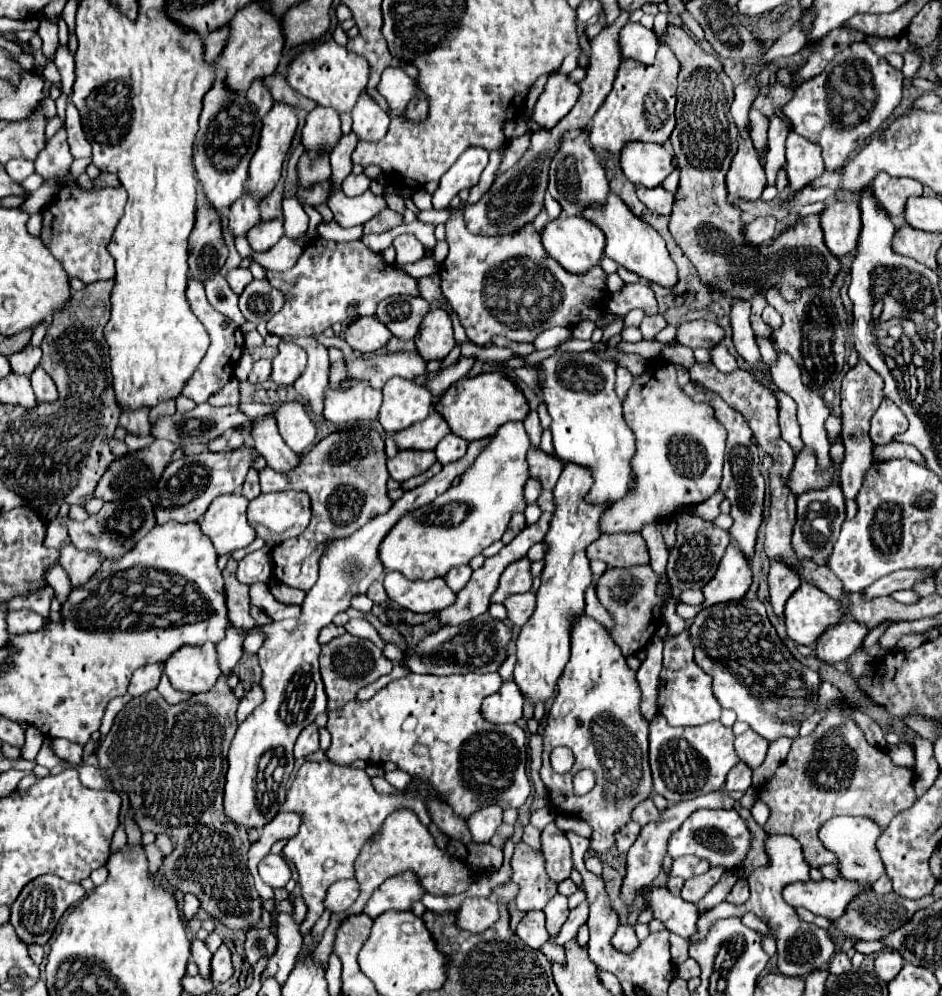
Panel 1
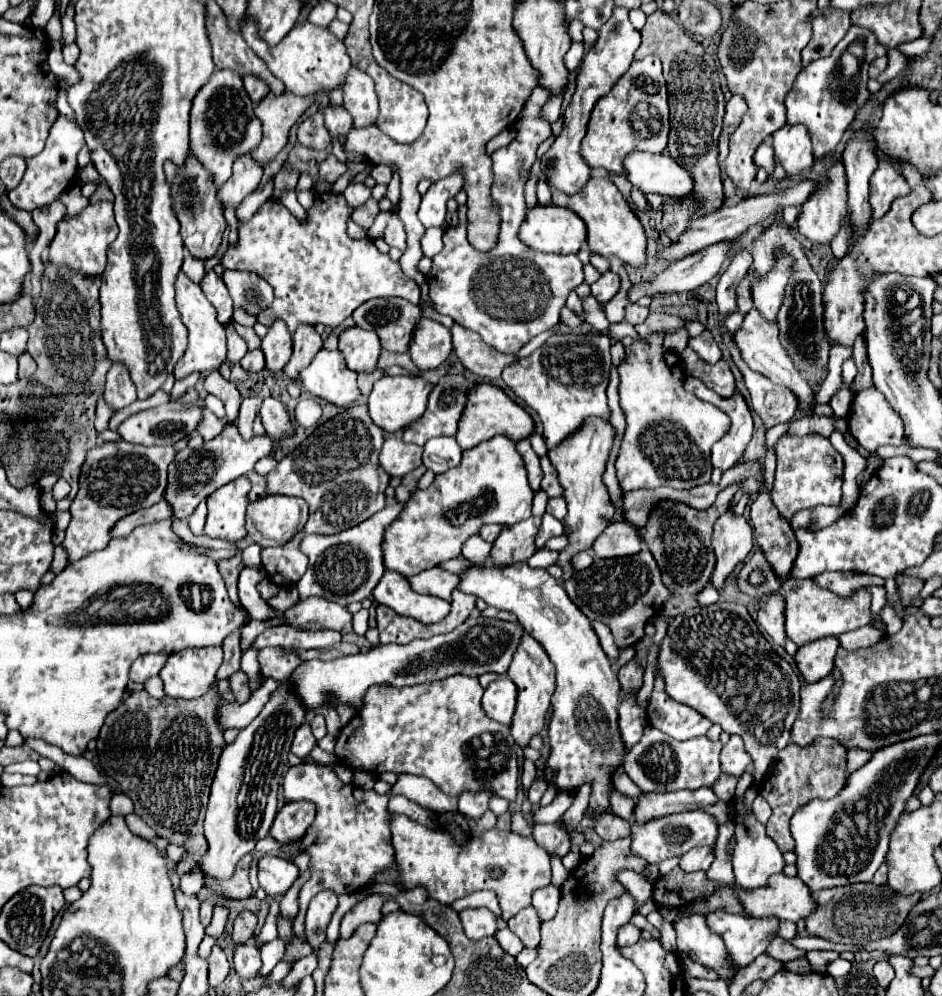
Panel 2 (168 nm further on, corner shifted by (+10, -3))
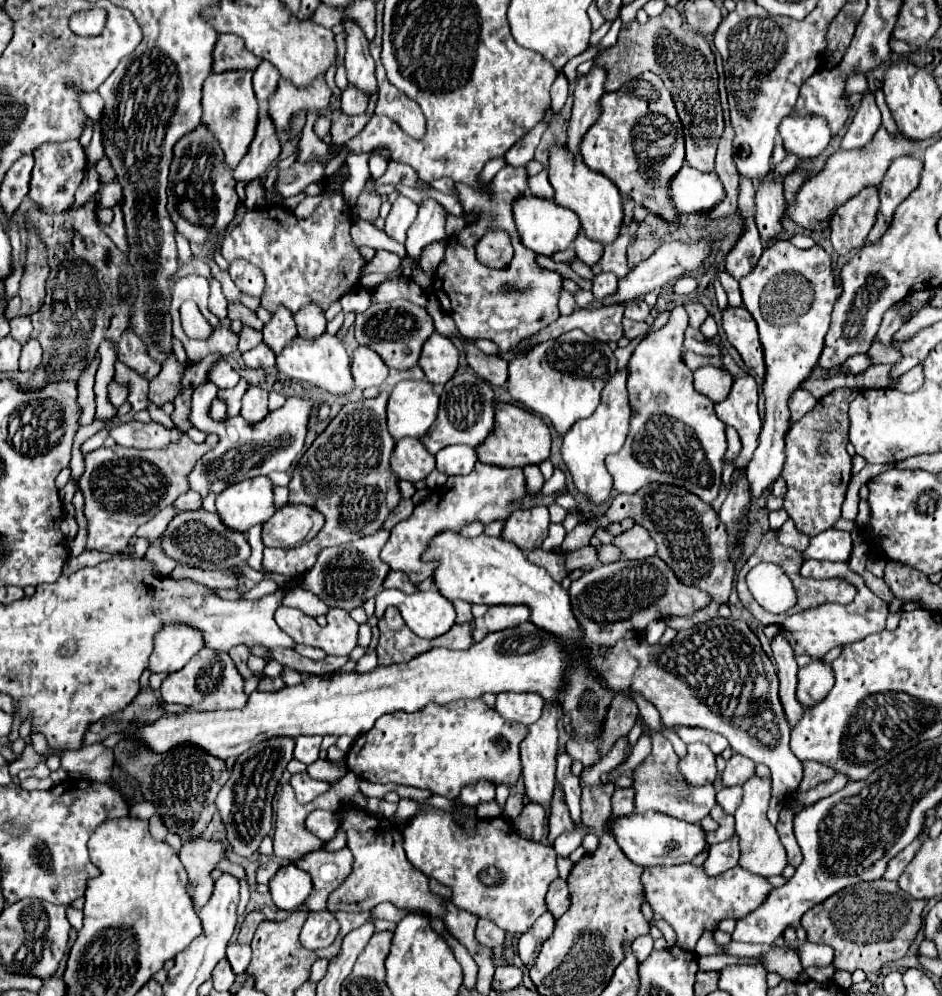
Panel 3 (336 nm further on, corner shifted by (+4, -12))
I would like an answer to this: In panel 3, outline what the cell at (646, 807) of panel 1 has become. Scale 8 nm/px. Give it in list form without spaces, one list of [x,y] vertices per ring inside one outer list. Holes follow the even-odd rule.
[[[617,788],[615,794],[613,794],[613,814],[617,818],[623,818],[623,816],[629,816],[635,808],[635,790],[633,788]]]

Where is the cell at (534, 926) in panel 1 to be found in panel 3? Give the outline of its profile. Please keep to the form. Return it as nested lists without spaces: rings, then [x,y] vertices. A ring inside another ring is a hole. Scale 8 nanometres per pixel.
[[[545,912],[543,916],[539,916],[535,920],[535,924],[525,934],[521,934],[517,950],[519,950],[519,956],[521,956],[521,960],[523,960],[523,964],[527,968],[533,966],[533,962],[535,962],[535,958],[537,958],[543,942],[553,932],[553,926],[555,926],[555,918],[549,912]]]

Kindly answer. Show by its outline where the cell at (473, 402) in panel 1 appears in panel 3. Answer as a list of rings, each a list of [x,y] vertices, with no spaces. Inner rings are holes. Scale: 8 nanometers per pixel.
[[[495,404],[495,428],[493,432],[485,438],[483,444],[477,446],[477,456],[479,462],[487,464],[497,464],[497,466],[527,466],[527,464],[541,464],[551,450],[551,432],[547,424],[513,404]]]

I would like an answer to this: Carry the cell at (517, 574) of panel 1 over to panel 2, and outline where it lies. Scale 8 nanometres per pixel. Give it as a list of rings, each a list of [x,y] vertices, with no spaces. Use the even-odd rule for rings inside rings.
[[[529,517],[515,525],[503,525],[503,531],[491,547],[493,565],[511,565],[515,561],[527,561],[535,553],[535,535],[539,531],[541,517]]]

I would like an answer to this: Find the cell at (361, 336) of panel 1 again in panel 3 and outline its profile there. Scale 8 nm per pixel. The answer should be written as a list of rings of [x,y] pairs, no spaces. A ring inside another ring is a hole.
[[[359,346],[353,352],[353,360],[351,360],[351,374],[355,380],[355,386],[359,390],[365,390],[369,386],[381,386],[387,378],[387,366],[383,362],[383,358],[373,352],[371,348]]]

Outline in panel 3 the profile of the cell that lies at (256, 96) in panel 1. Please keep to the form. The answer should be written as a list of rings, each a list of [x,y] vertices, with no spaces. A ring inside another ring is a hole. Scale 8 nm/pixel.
[[[265,60],[253,72],[253,90],[255,90],[255,96],[257,96],[261,108],[267,106],[267,100],[277,90],[279,80],[281,80],[281,76],[277,74],[277,70],[273,70],[273,66],[269,66],[269,62],[265,62]]]

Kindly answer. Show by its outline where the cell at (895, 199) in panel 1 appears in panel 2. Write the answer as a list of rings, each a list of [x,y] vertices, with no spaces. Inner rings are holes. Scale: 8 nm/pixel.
[[[879,161],[877,171],[871,177],[871,219],[879,219],[887,213],[895,197],[903,197],[909,193],[909,185],[903,179],[901,173],[893,165],[887,165],[887,161]]]

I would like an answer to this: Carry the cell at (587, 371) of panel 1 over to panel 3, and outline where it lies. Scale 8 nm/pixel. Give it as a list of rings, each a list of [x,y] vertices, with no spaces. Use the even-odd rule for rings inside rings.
[[[573,330],[555,340],[541,342],[529,354],[509,362],[507,390],[525,410],[547,416],[557,434],[563,436],[577,420],[589,418],[597,410],[601,392],[615,370],[617,360],[609,344],[597,342],[581,330]]]

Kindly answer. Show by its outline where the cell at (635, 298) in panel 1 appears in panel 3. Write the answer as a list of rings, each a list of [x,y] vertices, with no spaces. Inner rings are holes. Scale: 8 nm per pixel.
[[[611,272],[595,276],[595,280],[593,280],[593,296],[595,296],[595,300],[603,302],[605,298],[615,296],[617,294],[617,282],[619,282],[617,276],[611,274]]]

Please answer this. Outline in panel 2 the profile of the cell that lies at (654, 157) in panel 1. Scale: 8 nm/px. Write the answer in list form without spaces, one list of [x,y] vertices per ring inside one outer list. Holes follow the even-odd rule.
[[[631,153],[625,159],[625,171],[631,185],[665,199],[685,199],[693,191],[691,173],[677,165],[669,153]]]

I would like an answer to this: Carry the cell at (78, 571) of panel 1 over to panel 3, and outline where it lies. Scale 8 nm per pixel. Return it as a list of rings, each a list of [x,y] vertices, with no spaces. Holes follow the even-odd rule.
[[[185,438],[165,450],[133,450],[133,448],[97,448],[85,454],[85,472],[79,478],[85,496],[83,514],[87,518],[87,550],[119,552],[129,544],[137,528],[149,522],[159,510],[167,508],[175,498],[189,490],[187,474],[195,462],[211,448]]]

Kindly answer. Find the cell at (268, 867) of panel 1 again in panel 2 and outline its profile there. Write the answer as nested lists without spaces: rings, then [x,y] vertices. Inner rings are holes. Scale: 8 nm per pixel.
[[[265,855],[259,859],[259,885],[267,895],[283,895],[299,877],[299,869],[293,861],[277,855]]]

